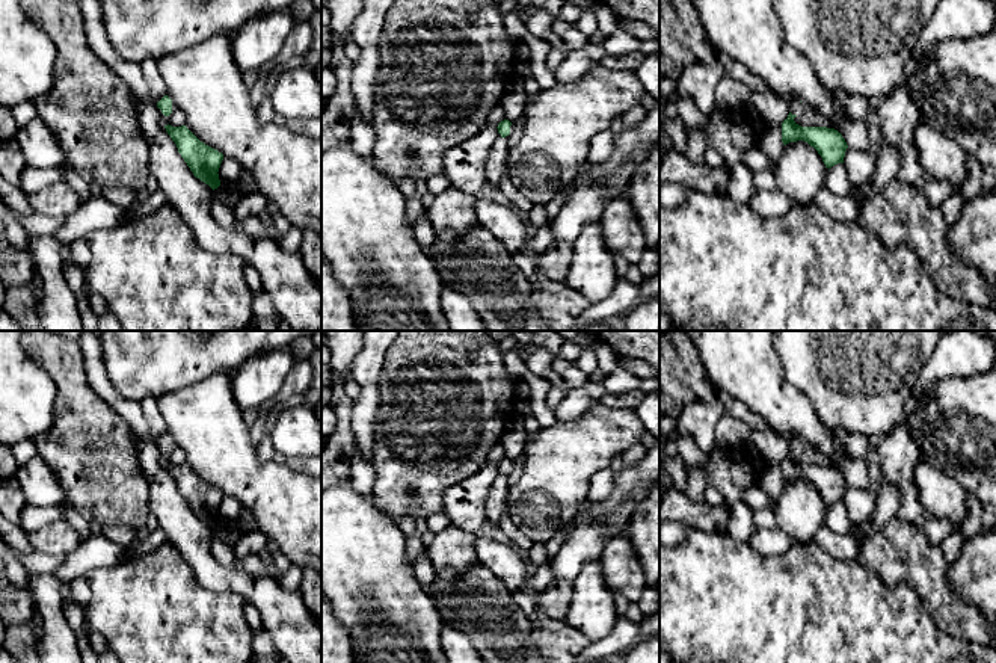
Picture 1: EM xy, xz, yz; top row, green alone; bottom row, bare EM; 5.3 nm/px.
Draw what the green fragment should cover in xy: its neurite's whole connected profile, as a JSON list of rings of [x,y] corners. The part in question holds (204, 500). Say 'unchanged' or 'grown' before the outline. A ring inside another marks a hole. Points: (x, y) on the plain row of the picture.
unchanged; [[[168,462],[164,467],[193,513],[213,529],[217,527],[220,524],[217,510],[223,492],[201,480],[186,464],[172,465]]]

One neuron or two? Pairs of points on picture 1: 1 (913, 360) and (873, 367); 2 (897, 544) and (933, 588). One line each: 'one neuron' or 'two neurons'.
1: one neuron
2: one neuron

